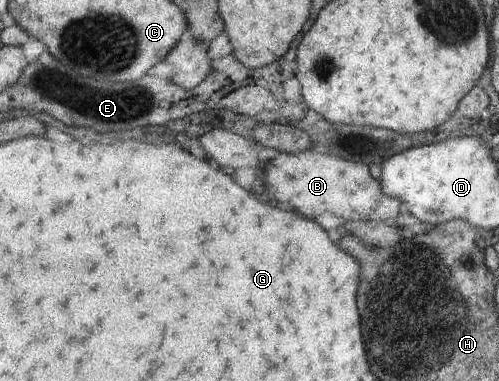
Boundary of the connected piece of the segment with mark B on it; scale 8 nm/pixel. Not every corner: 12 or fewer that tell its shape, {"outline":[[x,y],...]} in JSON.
{"outline":[[272,152],[266,186],[300,214],[391,222],[366,165]]}

